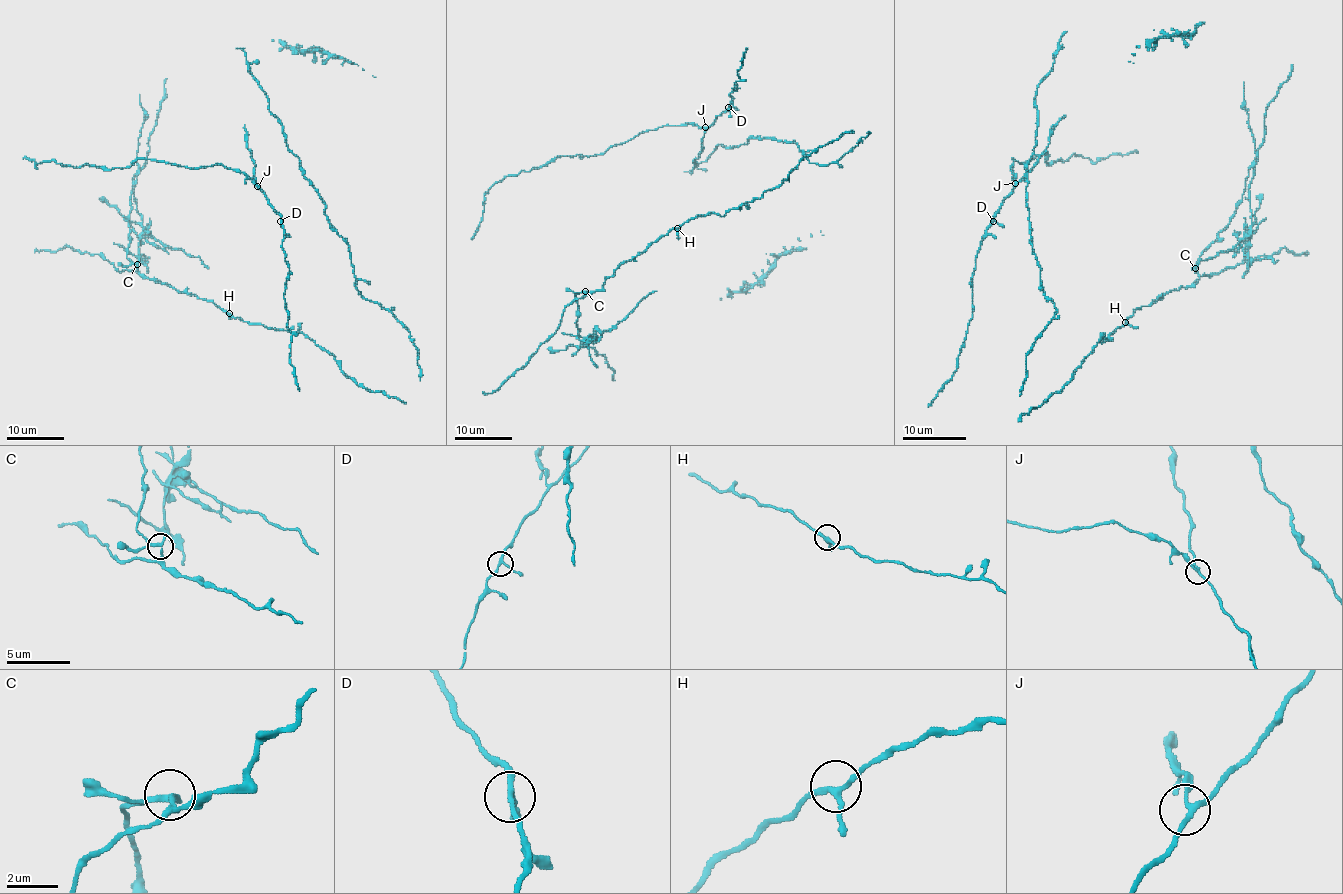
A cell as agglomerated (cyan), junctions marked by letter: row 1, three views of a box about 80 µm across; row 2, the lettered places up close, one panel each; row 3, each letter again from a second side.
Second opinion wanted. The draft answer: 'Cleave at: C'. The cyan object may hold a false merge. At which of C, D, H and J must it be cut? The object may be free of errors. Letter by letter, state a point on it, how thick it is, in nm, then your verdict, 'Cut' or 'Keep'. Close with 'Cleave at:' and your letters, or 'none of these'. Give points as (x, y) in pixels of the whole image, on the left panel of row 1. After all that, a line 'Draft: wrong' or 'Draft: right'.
C: Place: (137, 264). Thickness 200 nm. Cut
D: Place: (280, 221). Thickness 180 nm. Keep
H: Place: (229, 313). Thickness 200 nm. Keep
J: Place: (257, 186). Thickness 180 nm. Keep
Cleave at: C
Draft: right

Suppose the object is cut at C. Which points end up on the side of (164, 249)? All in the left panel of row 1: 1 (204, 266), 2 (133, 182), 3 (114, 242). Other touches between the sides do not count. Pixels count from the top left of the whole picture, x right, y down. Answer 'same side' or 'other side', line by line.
1: same side
2: same side
3: same side

